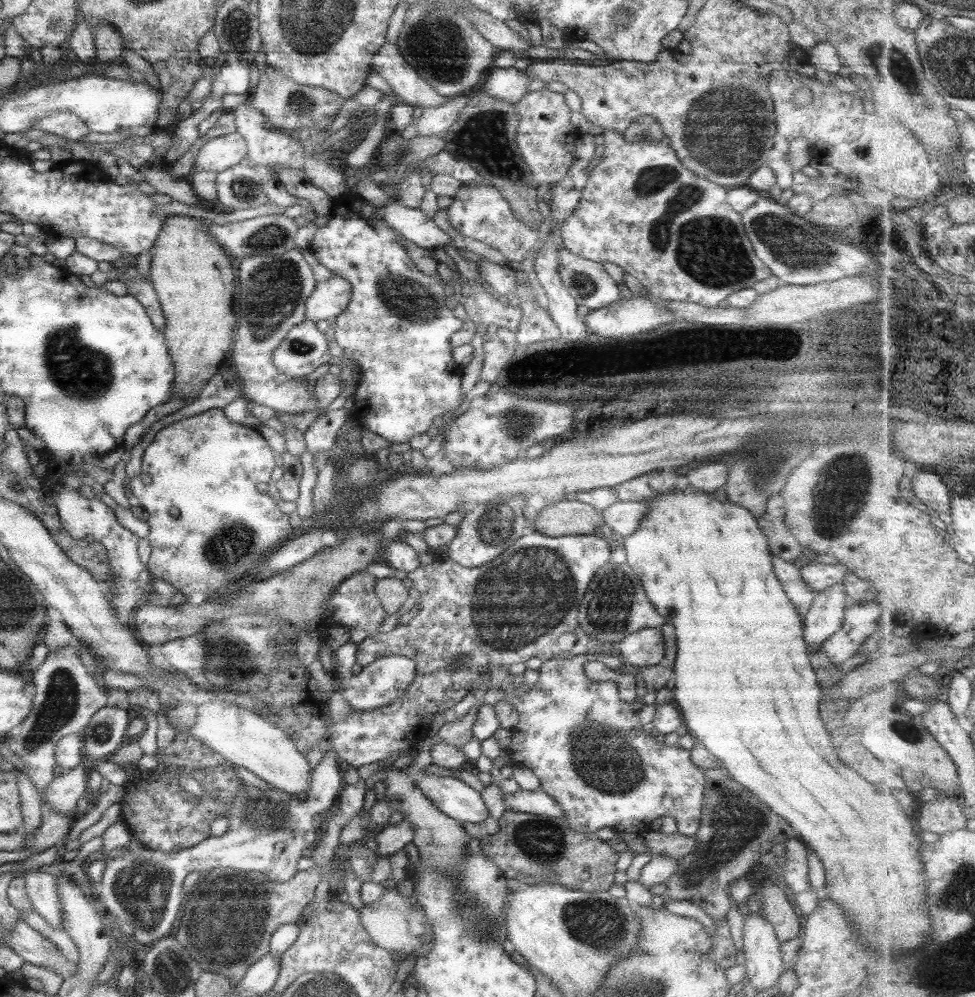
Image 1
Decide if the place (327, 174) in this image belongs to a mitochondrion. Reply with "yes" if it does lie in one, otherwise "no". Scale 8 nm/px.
no

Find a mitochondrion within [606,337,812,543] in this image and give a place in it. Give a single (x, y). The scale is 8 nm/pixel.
(762, 470)

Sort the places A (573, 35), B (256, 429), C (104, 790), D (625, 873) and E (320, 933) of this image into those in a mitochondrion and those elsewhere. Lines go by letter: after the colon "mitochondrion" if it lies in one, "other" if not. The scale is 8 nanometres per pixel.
A: other
B: other
C: other
D: other
E: mitochondrion

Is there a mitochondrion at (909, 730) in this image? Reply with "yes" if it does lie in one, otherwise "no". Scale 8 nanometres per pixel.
yes

